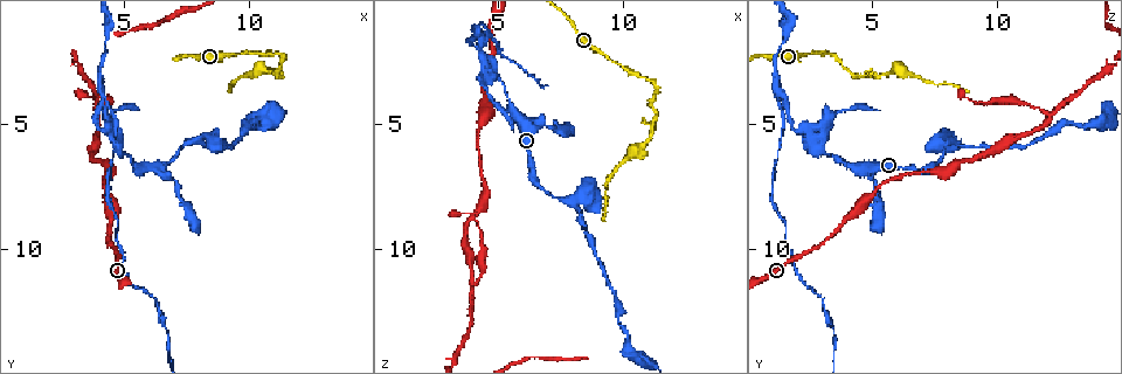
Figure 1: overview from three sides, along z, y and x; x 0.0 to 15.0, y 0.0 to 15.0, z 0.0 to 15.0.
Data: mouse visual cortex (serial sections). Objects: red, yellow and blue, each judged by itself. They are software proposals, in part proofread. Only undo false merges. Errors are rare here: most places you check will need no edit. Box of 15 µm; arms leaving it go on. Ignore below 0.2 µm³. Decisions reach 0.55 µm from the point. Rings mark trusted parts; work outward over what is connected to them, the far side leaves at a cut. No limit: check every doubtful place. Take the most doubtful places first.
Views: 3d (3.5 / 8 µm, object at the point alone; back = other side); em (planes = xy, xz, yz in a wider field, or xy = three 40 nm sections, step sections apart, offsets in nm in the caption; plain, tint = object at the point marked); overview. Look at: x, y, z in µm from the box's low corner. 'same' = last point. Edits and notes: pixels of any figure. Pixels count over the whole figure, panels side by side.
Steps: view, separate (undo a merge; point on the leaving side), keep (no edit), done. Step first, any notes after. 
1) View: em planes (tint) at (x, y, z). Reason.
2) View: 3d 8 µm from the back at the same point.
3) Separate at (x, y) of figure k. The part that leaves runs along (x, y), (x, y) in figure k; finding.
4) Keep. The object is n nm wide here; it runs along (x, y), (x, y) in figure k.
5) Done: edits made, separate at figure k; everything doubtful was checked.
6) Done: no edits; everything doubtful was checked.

View: 3d 3.5 µm at (3.9, 4.6, 12.0).

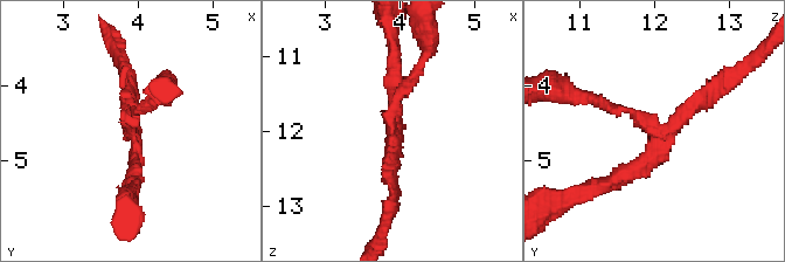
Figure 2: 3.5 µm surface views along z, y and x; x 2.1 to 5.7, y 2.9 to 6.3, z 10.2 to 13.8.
View: em xy step 2 (tint) at (4.00, 4.70, 12.10). Need the tissue.

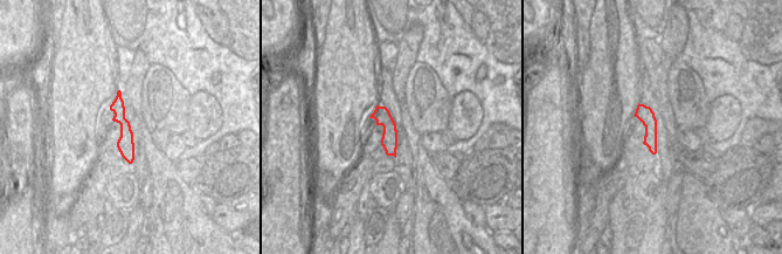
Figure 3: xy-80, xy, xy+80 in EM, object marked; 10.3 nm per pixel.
Keep. It runs along (118, 98), (130, 159) in figure 3; continuous, no second cell.

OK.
View: 3d 3.5 µm at (11.3, 2.4, 3.4).

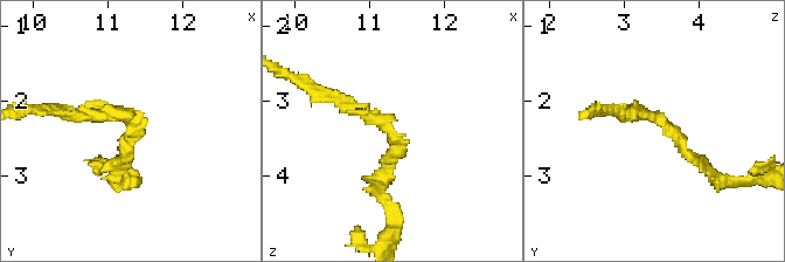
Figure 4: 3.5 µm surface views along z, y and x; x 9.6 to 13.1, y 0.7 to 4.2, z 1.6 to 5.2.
View: em xy step 2 (tint) at (11.30, 2.30, 3.50). The arms are 150, 200 nm wide.

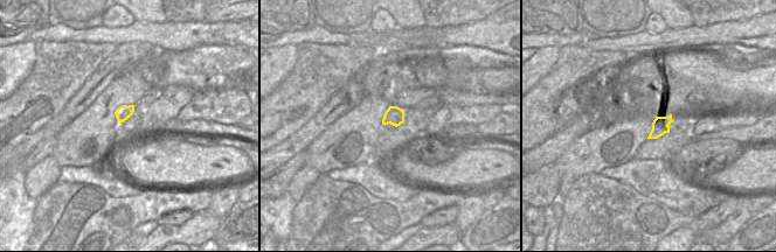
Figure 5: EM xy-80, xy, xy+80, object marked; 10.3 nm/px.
Separate at (389, 173) of figure 4. The part that leaves runs along (396, 147), (382, 174), (396, 231) in figure 4; two cells meet here.

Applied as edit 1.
View: overview. Redraw.

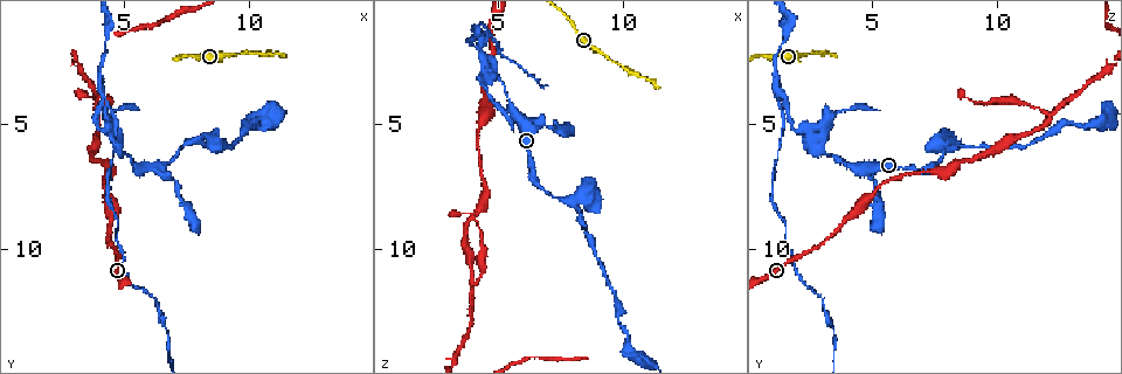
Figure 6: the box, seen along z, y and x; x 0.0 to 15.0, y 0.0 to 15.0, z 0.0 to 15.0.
View: 3d 8 µm at (4.7, 5.7, 2.7). Sharp bend.

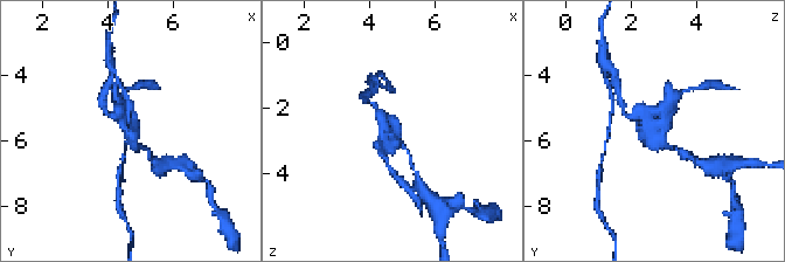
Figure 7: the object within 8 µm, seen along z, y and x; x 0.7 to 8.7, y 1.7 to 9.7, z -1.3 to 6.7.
View: 3d 3.5 µm at (4.7, 5.7, 2.7). Zoom in.

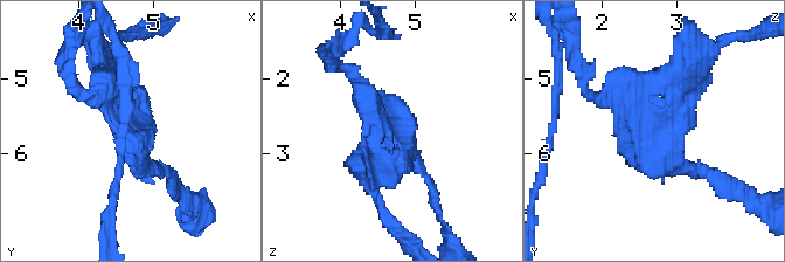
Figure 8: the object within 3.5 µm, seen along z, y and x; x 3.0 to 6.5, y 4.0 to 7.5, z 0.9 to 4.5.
Keep. It runs along (699, 170), (606, 94) in figure 8; one cell here.

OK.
View: 3d 3.5 µm at (3.9, 5.2, 1.8). Sharp bend.

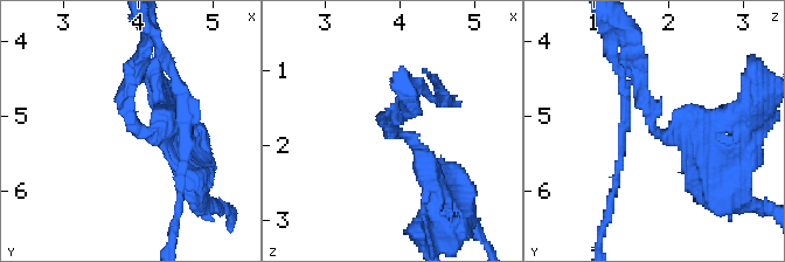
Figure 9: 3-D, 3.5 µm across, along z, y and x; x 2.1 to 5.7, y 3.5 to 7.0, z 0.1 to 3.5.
View: em xy step 2 (tint) at (3.95, 5.10, 1.80). The arms are 200, 300 nm wide; shape alone is not enough.

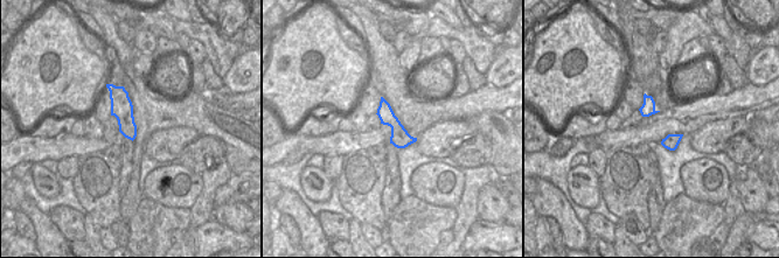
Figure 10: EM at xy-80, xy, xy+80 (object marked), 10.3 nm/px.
Keep. It runs along (706, 142), (658, 131), (634, 56) in figure 9; all the same cell.

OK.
View: 3d 3.5 µm at (4.3, 4.0, 1.4). Two arms in line, one across.

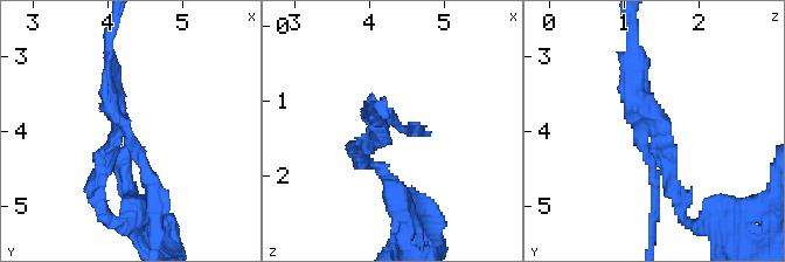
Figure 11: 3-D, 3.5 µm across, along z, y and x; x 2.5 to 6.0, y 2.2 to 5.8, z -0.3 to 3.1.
View: em planes (plain) at (4.15, 3.95, 1.35). 3 arms meet here; the arms are 150, 200, 200 nm wide; shape alone is not enough.

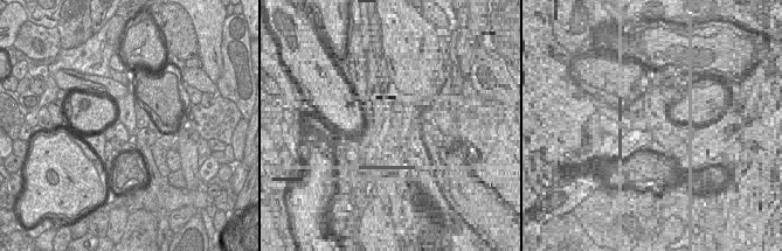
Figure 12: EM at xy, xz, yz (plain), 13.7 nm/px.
View: em planes (tint) at the same point.

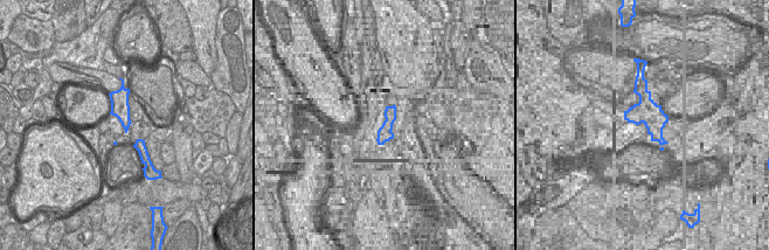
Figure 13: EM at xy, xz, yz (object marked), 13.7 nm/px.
Separate at (654, 178) of figure 11. The part that leaves runs along (646, 145), (655, 185), (652, 242) in figure 11; two cells meet here.

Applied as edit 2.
Done: edits made, separate at figure 4, separate at figure 11; everything doubtful was checked.

